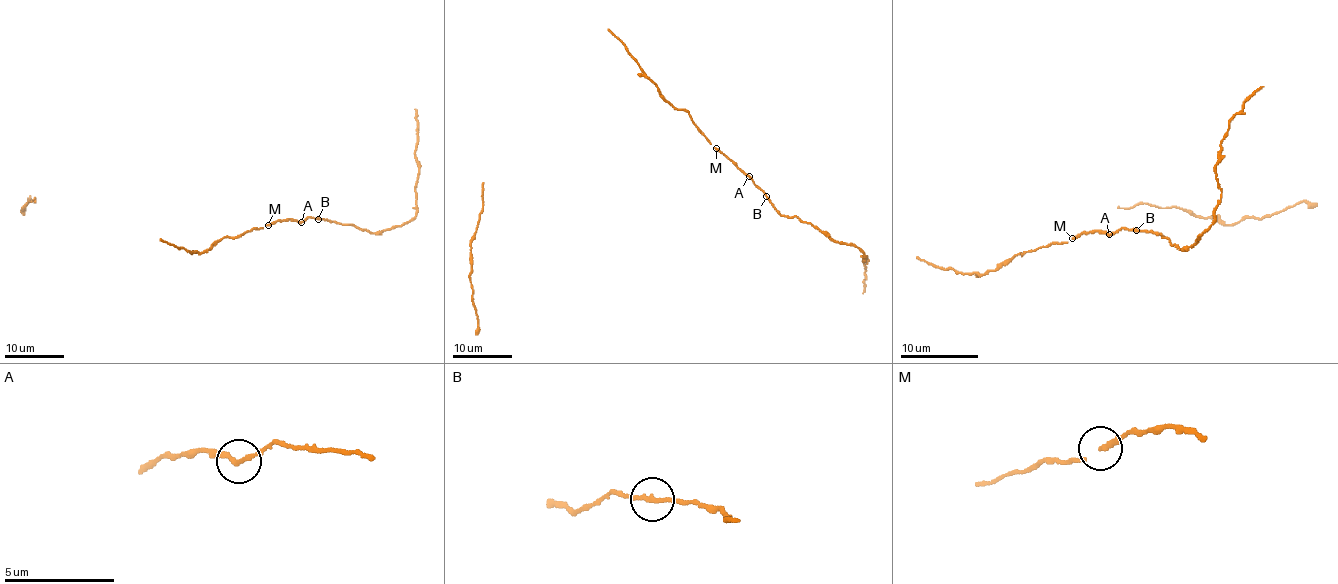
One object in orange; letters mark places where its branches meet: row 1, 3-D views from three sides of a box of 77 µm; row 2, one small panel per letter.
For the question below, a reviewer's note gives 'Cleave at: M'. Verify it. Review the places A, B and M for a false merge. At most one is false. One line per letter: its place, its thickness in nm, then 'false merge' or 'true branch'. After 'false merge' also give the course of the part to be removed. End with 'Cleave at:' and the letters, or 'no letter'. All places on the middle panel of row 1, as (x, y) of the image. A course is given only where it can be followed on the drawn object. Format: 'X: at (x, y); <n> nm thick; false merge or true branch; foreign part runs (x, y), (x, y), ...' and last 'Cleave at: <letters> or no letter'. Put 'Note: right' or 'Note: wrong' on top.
Note: wrong
A: at (749, 176); 160 nm thick; true branch
B: at (766, 196); 160 nm thick; true branch
M: at (716, 148); 160 nm thick; true branch
Cleave at: no letter

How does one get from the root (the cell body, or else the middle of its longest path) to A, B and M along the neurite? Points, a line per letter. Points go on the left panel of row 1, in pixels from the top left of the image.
A: (218, 241), (259, 229), (277, 220), (301, 222)
B: (218, 241), (259, 229), (277, 220), (319, 219)
M: (218, 241), (268, 225)

